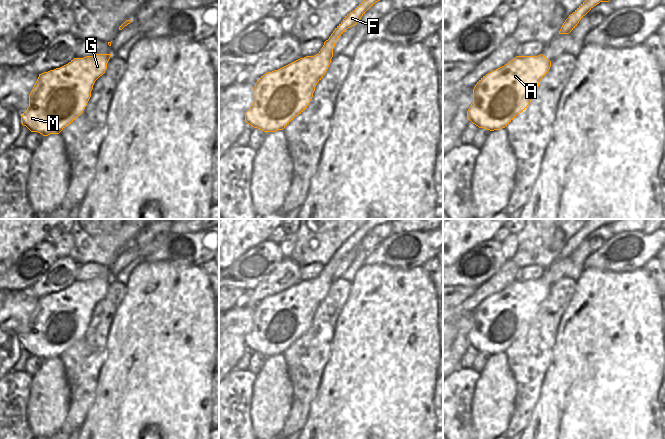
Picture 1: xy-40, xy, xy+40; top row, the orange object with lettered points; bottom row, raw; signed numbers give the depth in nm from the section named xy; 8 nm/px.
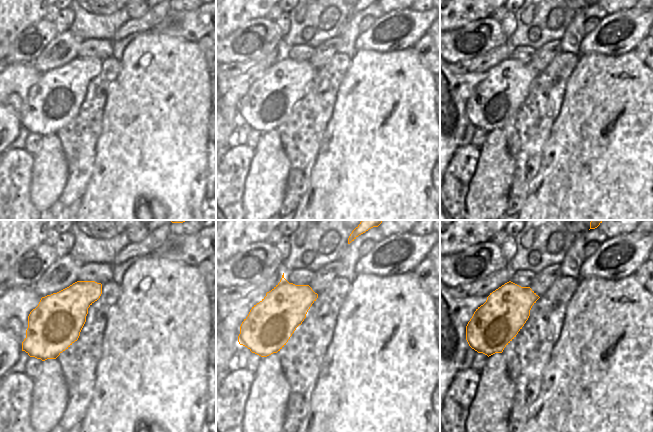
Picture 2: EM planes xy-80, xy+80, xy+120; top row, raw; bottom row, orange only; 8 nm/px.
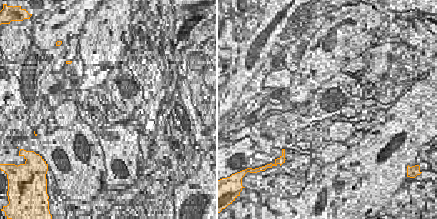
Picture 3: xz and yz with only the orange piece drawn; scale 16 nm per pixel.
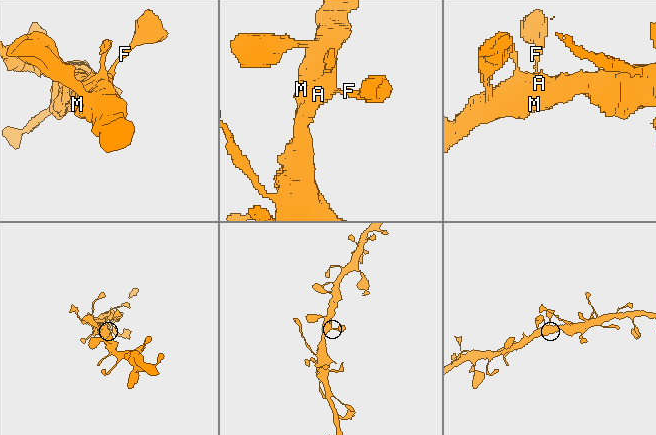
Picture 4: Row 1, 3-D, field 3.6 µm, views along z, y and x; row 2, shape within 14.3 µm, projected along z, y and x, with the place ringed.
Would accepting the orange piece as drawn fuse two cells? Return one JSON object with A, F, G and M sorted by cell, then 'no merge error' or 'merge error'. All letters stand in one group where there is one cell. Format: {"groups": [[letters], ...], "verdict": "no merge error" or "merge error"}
{"groups": [["A", "F", "G", "M"]], "verdict": "no merge error"}

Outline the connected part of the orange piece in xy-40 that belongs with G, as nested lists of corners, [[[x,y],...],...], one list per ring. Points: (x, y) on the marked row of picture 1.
[[[96,54],[74,58],[60,68],[39,74],[29,95],[29,107],[21,117],[22,125],[43,136],[59,134],[83,113],[91,97],[93,85],[105,73],[110,57],[111,54]]]

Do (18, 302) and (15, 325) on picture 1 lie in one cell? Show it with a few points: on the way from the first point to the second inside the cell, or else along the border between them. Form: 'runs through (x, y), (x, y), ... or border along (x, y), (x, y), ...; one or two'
runs through (18, 308), (15, 312), (15, 319); one

